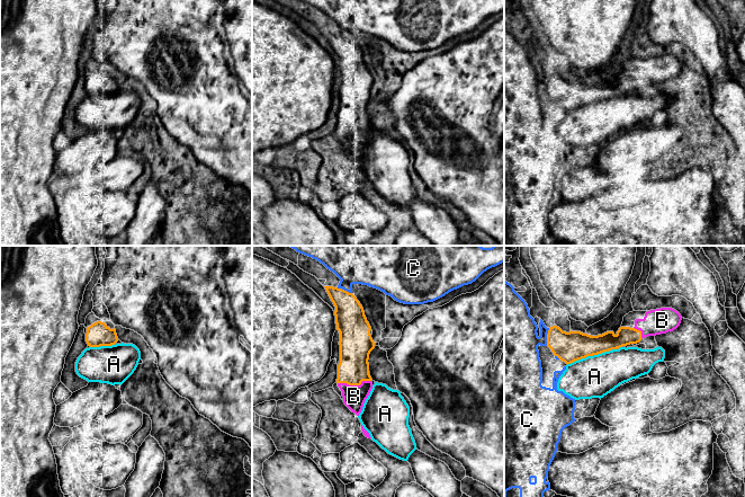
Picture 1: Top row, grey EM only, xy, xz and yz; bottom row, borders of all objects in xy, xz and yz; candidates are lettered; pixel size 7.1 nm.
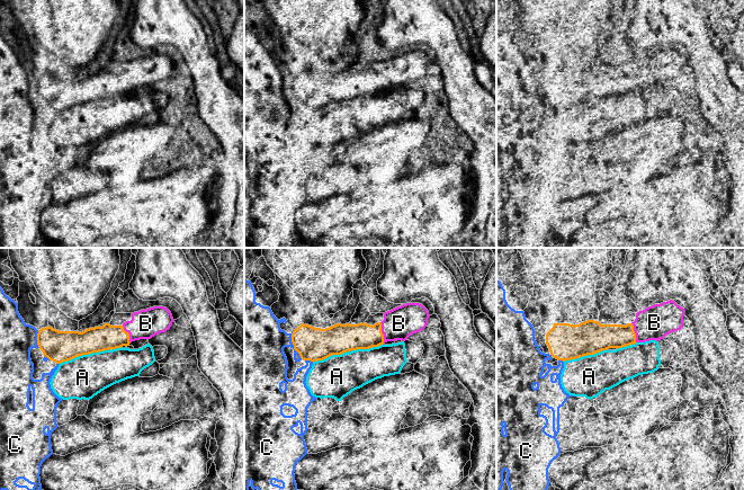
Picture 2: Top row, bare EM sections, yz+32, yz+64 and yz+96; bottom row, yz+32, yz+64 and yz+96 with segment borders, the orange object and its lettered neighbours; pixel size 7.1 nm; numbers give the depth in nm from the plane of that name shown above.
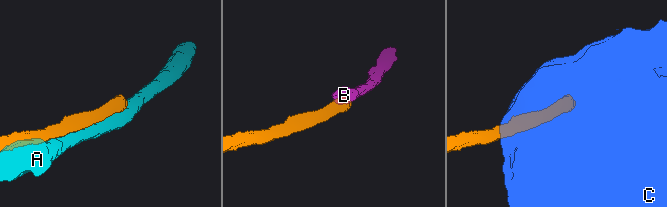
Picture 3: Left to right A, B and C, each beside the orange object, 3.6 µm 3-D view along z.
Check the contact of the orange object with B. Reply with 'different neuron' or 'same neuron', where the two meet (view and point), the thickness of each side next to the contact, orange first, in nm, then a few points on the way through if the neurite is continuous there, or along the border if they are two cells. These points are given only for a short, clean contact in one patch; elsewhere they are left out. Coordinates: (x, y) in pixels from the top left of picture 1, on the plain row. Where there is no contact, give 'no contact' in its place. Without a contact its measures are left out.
same neuron; meets orange in xz at (353, 132); 220 nm thick on the orange side, 160 nm on the other

